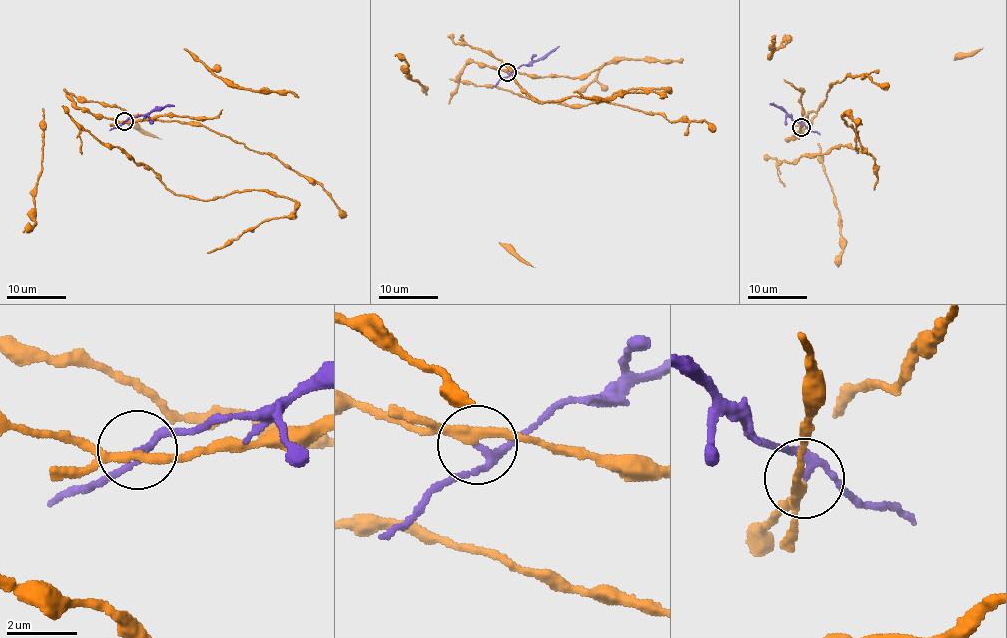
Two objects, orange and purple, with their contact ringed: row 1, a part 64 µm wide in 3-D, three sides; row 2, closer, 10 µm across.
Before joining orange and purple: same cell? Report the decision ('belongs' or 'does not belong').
does not belong

